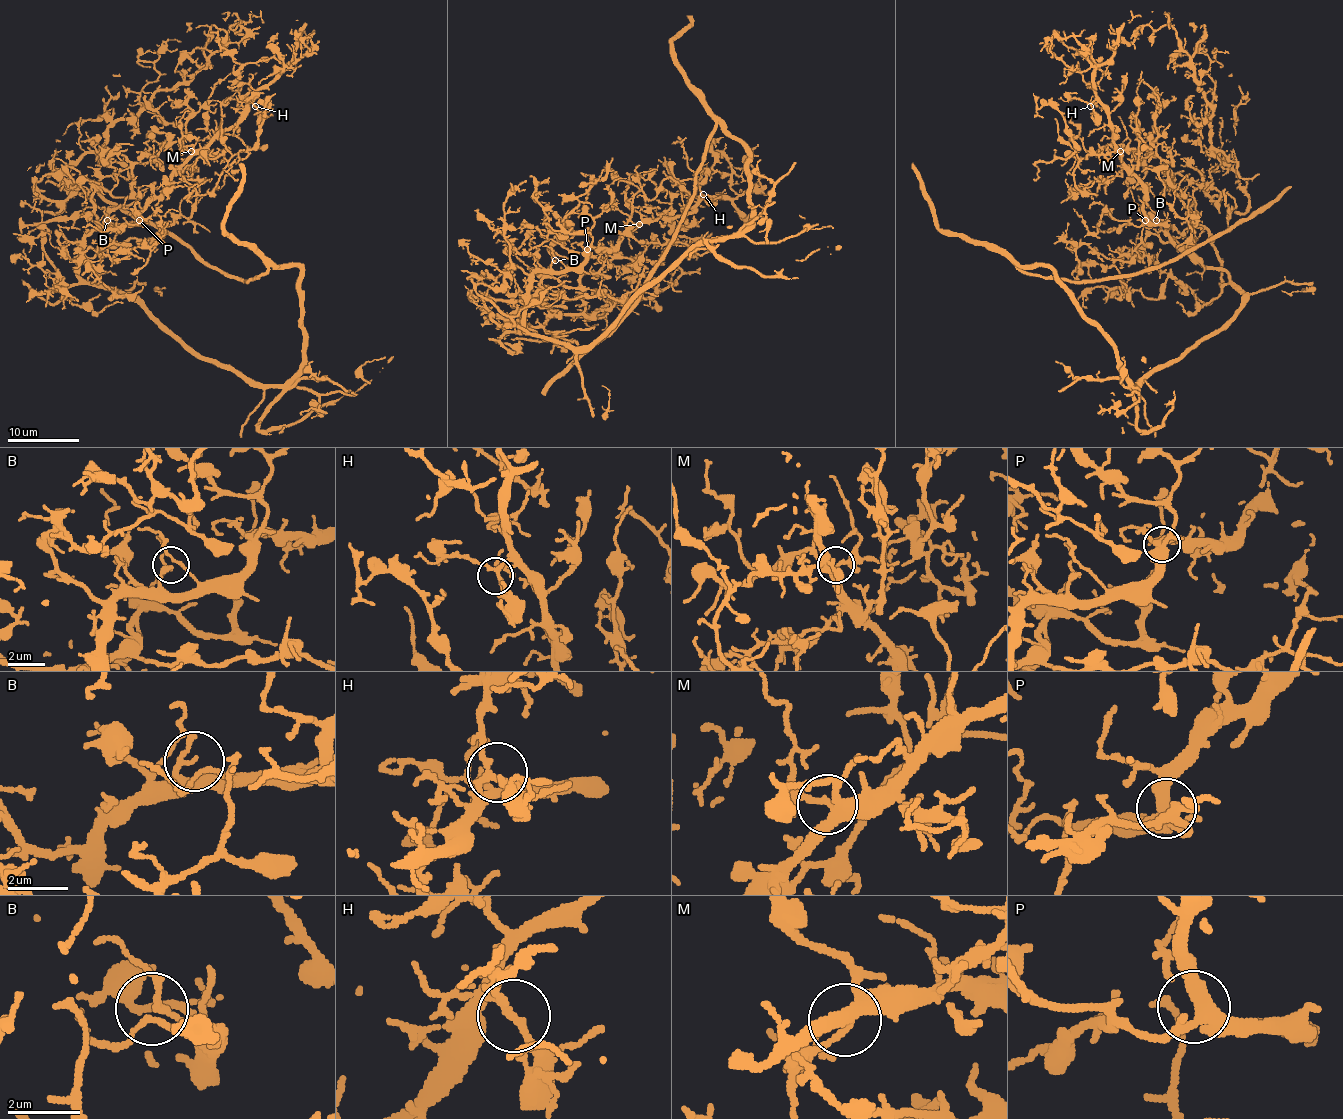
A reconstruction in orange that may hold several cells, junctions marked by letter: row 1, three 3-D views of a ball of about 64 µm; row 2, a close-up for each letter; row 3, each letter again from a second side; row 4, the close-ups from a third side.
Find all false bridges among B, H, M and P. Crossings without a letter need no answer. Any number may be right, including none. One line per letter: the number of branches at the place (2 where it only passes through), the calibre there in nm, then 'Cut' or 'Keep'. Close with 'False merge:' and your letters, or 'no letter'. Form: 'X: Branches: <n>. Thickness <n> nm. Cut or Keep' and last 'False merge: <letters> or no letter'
B: Branches: 2. Thickness 120 nm. Keep
H: Branches: 3. Thickness 170 nm. Keep
M: Branches: 4. Thickness 320 nm. Keep
P: Branches: 4. Thickness 400 nm. Keep
False merge: no letter

